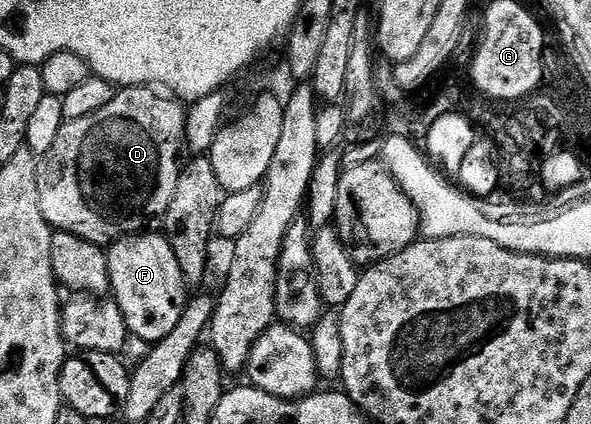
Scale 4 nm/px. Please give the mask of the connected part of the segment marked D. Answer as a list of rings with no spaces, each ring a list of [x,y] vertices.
[[[125,86],[117,89],[106,108],[90,112],[82,120],[65,121],[50,152],[43,154],[36,164],[38,204],[53,231],[73,234],[87,242],[111,244],[129,234],[147,231],[155,218],[163,219],[170,200],[174,200],[174,188],[178,188],[186,106],[175,97],[155,92],[160,93],[148,86]]]

